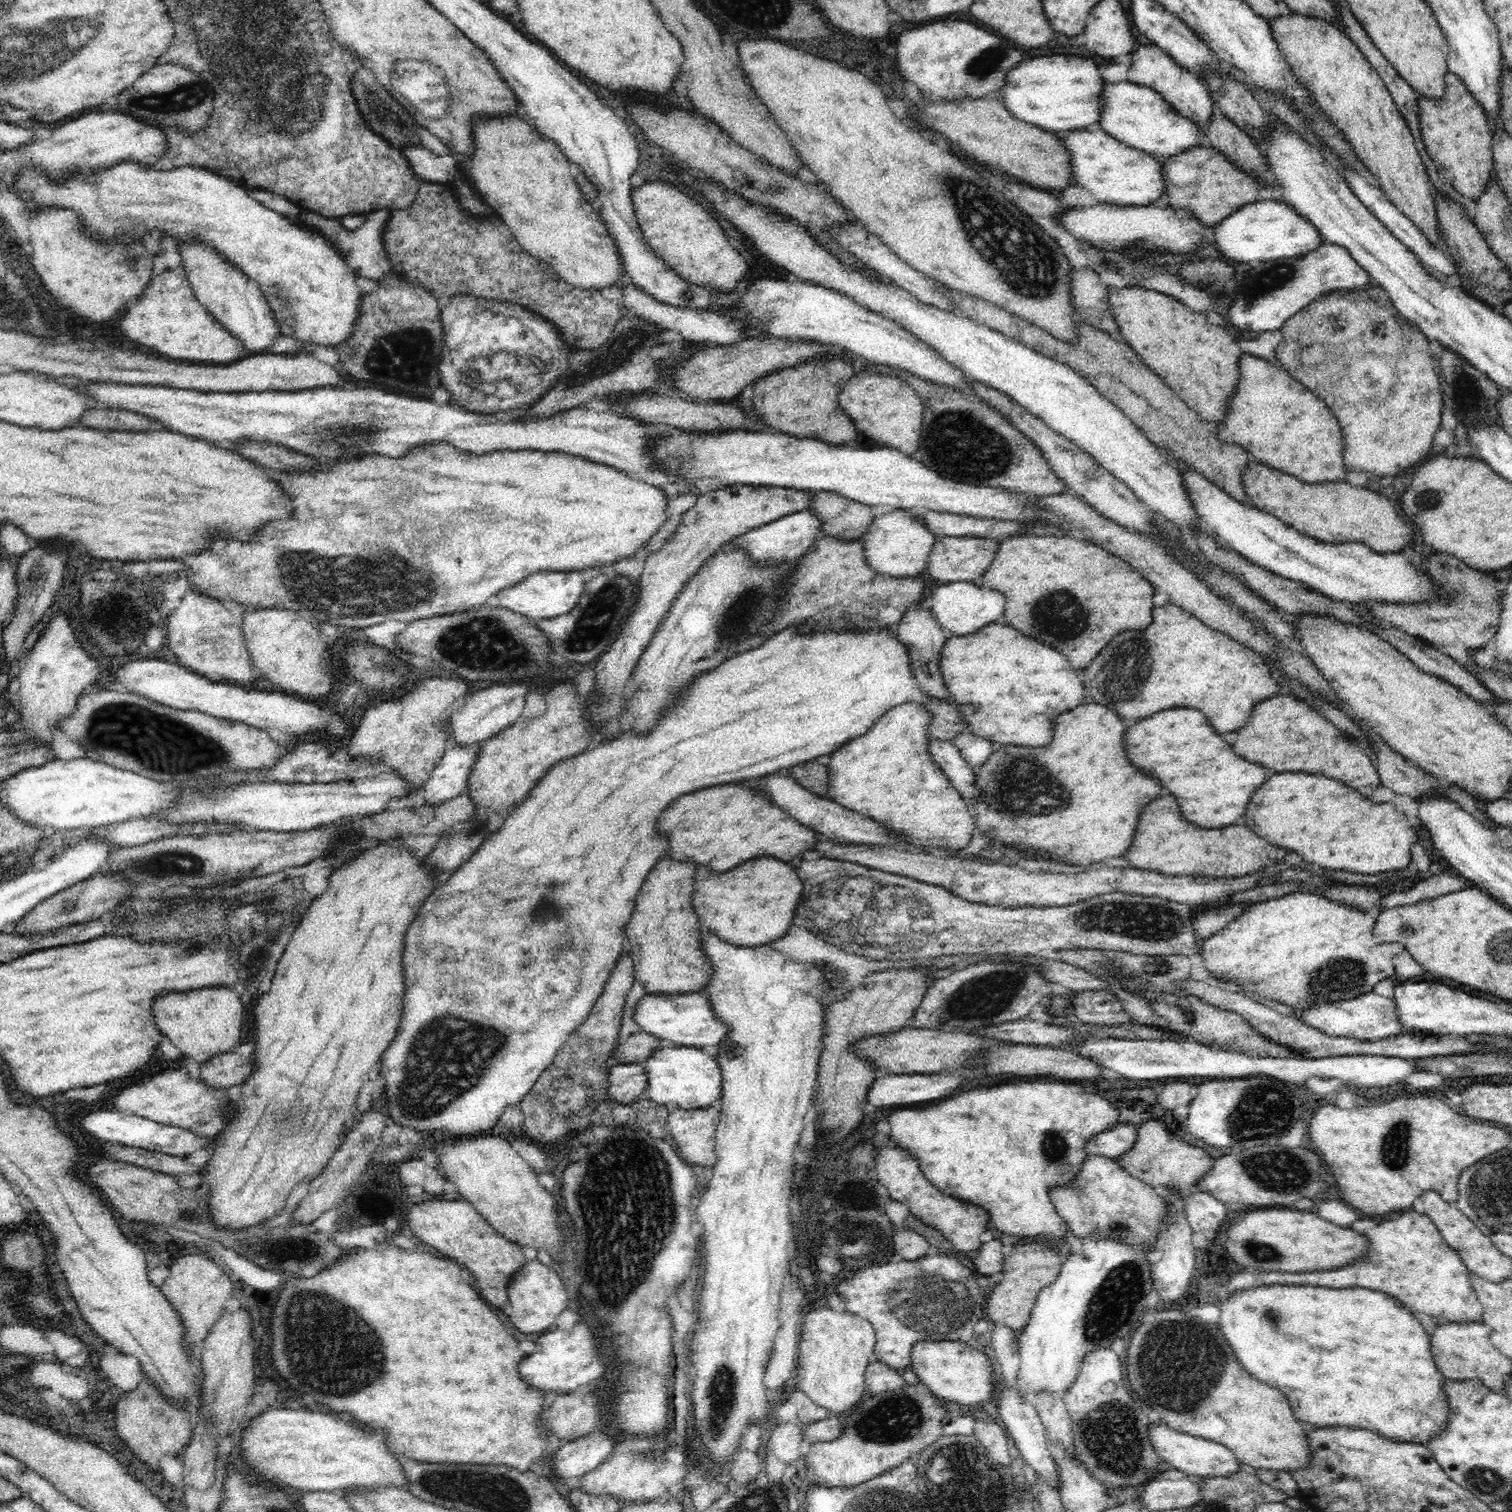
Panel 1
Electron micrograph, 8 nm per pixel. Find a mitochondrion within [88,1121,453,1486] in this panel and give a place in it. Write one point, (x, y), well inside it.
(335, 1351)

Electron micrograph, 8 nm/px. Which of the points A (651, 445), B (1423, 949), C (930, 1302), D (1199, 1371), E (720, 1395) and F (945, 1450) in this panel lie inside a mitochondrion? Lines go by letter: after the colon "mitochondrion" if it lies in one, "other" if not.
A: other
B: other
C: mitochondrion
D: mitochondrion
E: mitochondrion
F: mitochondrion

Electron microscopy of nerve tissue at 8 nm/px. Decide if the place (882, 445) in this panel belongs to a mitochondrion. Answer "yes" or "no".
no

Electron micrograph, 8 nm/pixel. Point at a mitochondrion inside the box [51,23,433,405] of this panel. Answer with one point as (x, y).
(180, 100)

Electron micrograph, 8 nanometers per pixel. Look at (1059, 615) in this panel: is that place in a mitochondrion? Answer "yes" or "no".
yes

